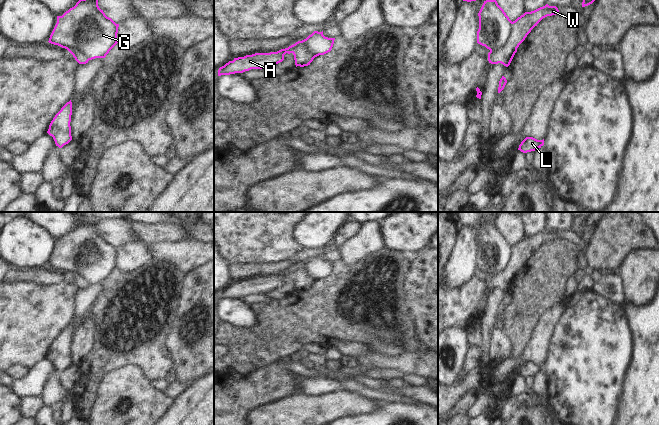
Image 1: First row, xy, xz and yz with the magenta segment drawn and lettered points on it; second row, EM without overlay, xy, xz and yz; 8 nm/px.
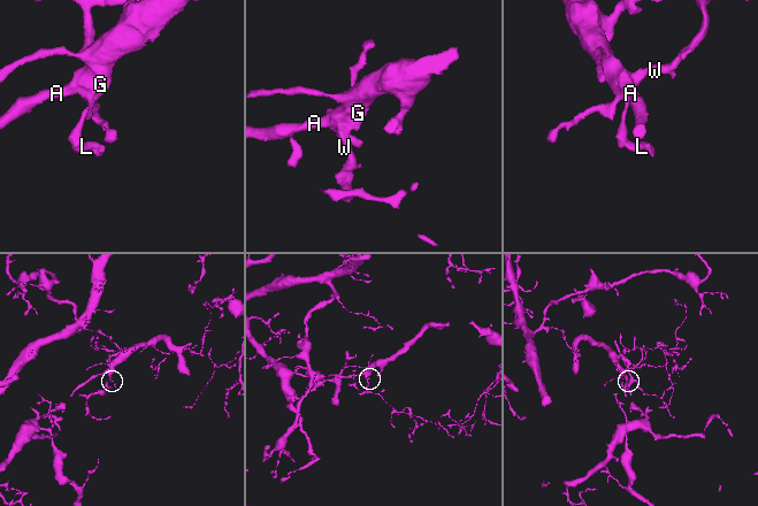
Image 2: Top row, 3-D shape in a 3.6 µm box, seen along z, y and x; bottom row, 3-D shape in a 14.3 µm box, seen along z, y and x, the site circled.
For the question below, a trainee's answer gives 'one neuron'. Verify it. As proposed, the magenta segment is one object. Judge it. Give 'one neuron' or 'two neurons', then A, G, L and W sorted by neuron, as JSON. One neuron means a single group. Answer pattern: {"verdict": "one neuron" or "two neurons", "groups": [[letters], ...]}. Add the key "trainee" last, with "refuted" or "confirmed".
{"verdict": "two neurons", "groups": [["A", "G", "L"], ["W"]], "trainee": "refuted"}

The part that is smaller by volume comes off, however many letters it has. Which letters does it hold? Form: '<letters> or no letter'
W

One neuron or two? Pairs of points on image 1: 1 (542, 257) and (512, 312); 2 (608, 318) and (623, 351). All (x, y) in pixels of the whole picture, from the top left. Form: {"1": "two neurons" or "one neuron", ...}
{"1": "one neuron", "2": "one neuron"}

